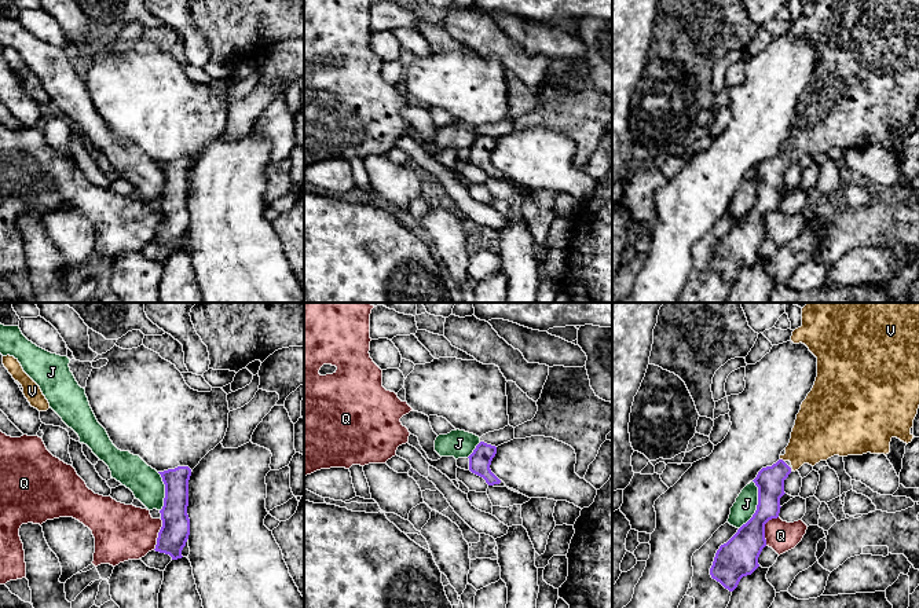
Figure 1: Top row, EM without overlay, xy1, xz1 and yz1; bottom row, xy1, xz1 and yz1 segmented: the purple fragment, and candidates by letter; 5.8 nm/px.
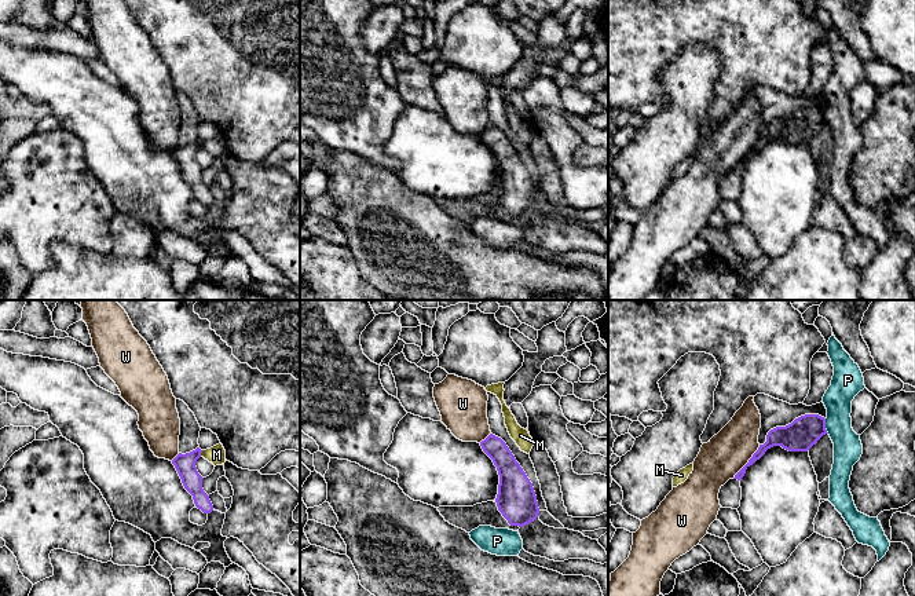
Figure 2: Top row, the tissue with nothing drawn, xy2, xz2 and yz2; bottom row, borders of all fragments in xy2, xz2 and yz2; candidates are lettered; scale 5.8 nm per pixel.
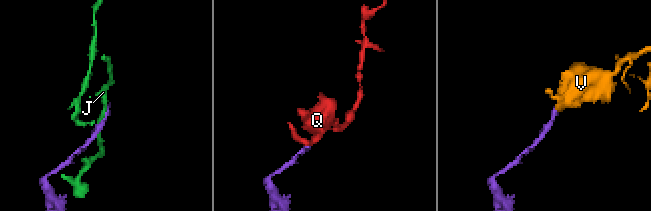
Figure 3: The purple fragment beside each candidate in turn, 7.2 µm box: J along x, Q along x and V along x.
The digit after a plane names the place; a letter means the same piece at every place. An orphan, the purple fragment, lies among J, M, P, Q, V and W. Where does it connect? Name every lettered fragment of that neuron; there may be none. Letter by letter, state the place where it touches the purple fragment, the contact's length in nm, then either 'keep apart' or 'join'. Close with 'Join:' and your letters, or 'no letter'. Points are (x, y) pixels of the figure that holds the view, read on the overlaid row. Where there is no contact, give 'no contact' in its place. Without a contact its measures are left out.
J: yz1 (757, 505) | 300 nm | keep apart
M: xy2 (201, 452) | 40 nm | keep apart
P: yz2 (824, 426) | 90 nm | keep apart
Q: yz1 (764, 528) | 190 nm | keep apart
V: yz1 (782, 460) | 30 nm | join
W: yz2 (749, 461) | 260 nm | keep apart
Join: V

